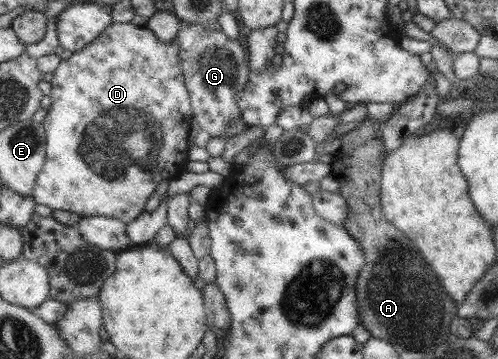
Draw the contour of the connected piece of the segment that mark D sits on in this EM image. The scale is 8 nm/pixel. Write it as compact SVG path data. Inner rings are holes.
M114 23L100 35L100 39L89 45L84 51L74 53L70 59L62 62L58 71L54 73L52 98L47 103L48 115L45 120L48 158L42 175L34 189L34 197L38 204L45 204L53 210L69 210L77 212L84 217L105 216L134 222L141 214L146 212L146 206L156 193L158 186L165 180L171 181L188 171L190 162L190 147L193 140L194 129L197 127L193 98L187 88L186 76L184 76L182 58L180 58L180 42L174 40L172 44L160 40L160 37L148 25L136 25L132 23Z

